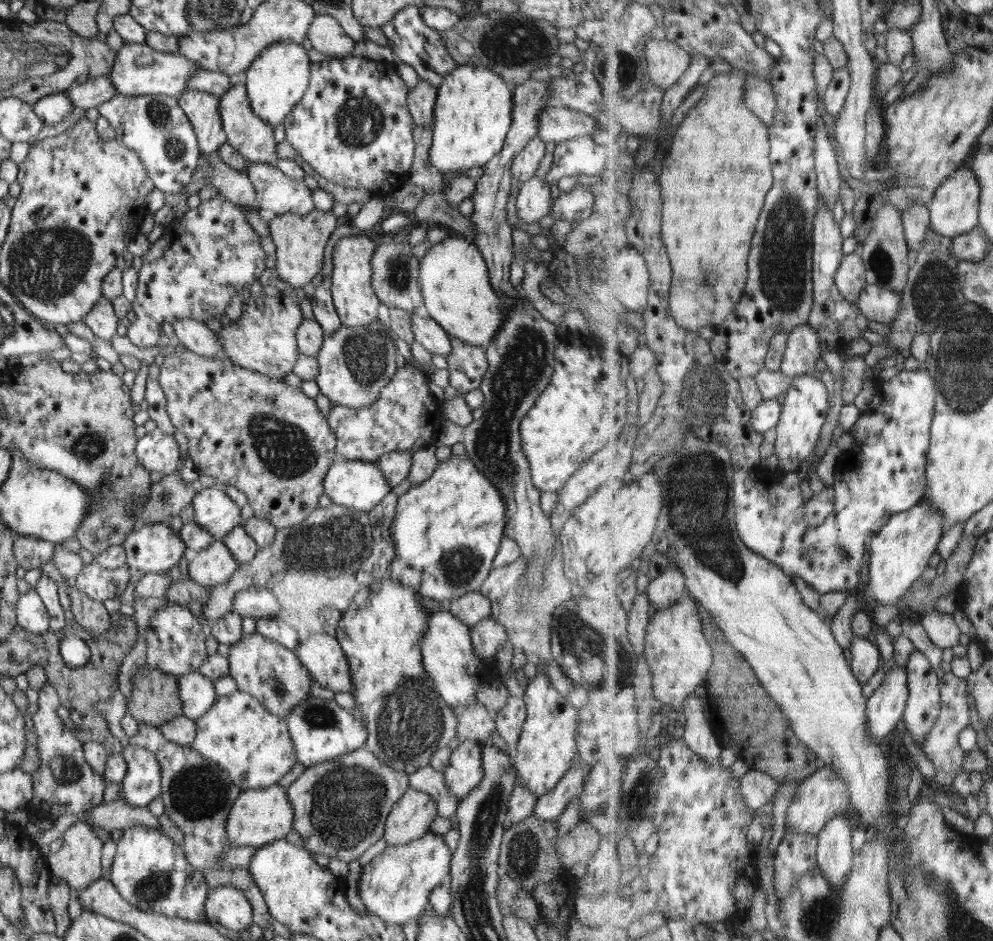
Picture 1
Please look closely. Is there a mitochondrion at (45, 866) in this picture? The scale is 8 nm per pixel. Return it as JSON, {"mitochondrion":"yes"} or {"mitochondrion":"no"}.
{"mitochondrion":"no"}

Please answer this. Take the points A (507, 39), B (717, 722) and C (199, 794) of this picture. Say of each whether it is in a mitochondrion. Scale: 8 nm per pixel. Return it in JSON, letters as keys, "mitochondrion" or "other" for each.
{"A":"mitochondrion","B":"other","C":"mitochondrion"}

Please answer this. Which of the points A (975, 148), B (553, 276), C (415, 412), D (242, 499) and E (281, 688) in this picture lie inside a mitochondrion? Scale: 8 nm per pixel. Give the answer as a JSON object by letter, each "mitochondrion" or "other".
{"A":"other","B":"other","C":"other","D":"other","E":"mitochondrion"}

